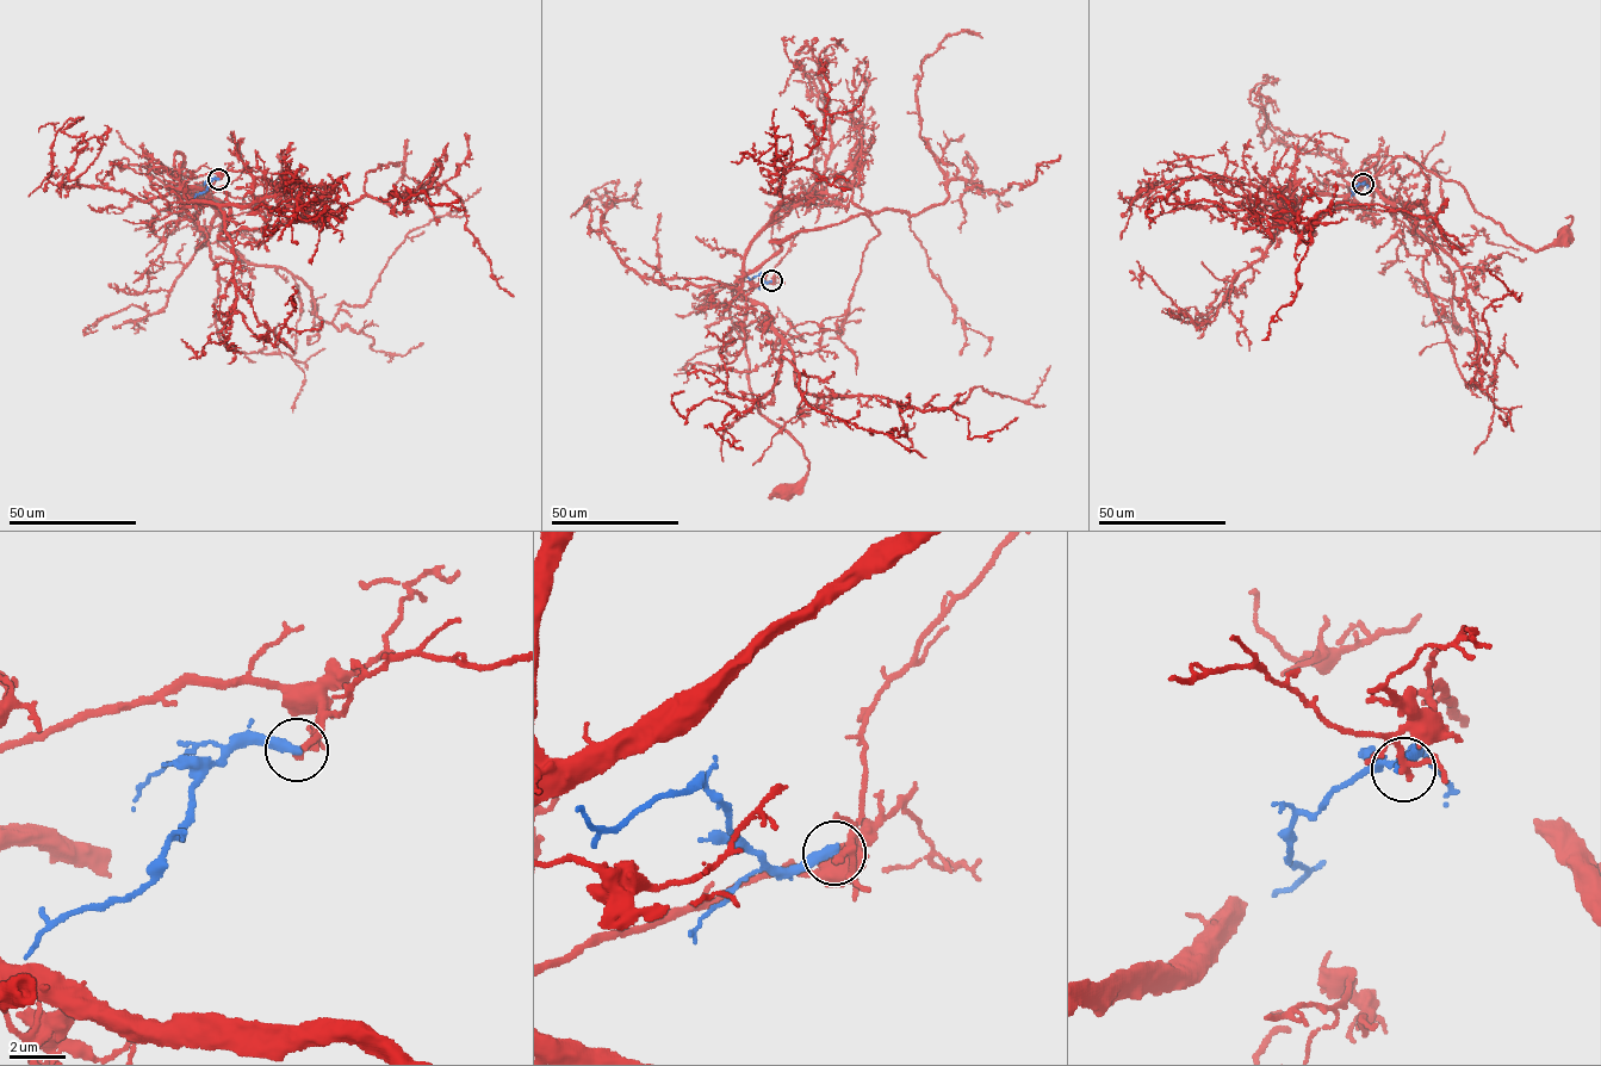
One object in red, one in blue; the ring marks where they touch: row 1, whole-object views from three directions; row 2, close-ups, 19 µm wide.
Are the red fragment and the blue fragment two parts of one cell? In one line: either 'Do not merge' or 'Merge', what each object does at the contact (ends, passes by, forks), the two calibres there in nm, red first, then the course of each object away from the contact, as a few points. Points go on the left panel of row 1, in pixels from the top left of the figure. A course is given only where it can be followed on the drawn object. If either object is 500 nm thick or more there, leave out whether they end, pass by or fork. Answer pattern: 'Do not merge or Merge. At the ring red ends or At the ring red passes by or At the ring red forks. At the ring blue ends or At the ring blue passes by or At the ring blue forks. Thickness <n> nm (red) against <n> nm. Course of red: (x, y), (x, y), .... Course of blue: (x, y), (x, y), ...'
Do not merge. At the ring red passes by. At the ring blue ends. Thickness 200 nm (red) against 400 nm. Course of red: (218, 179), (209, 173), (182, 181), (177, 152), (185, 162), (184, 193), (222, 210), (215, 198), (196, 197). Course of blue: (219, 179), (213, 178), (204, 192), (194, 198)

